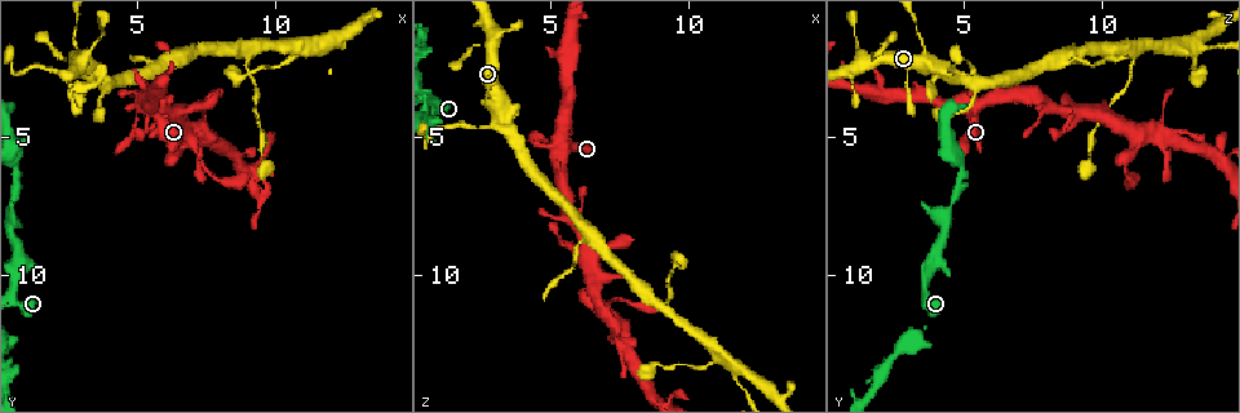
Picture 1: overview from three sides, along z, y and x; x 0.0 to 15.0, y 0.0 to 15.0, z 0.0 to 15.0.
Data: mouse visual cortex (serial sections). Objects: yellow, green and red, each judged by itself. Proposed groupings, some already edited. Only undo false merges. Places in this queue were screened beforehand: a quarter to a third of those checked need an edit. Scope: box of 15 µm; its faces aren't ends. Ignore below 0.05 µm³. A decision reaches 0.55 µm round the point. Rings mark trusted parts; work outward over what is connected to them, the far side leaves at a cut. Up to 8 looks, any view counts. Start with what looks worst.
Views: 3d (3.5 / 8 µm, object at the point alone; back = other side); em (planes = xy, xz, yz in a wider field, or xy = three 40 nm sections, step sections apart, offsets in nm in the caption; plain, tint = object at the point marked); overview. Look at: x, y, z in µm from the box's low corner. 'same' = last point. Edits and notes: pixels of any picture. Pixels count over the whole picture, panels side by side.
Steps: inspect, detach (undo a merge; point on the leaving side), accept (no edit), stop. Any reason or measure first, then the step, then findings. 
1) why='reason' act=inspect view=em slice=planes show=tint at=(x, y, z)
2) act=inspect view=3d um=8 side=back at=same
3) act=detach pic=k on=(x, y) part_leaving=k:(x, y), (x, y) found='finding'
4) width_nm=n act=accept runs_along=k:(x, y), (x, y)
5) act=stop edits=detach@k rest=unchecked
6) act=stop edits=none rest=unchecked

why='a fork' act=inspect view=3d um=3.5 at=(6.1, 2.2, 8.7)

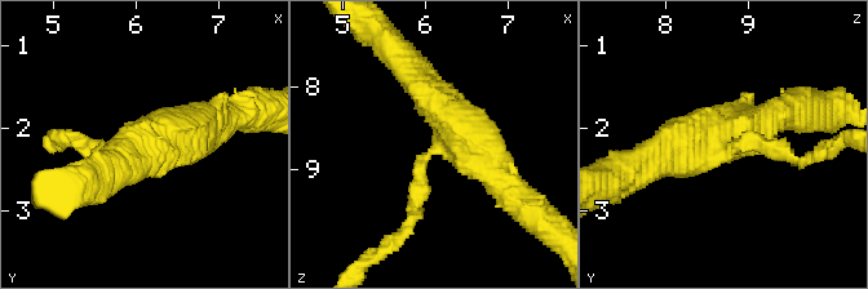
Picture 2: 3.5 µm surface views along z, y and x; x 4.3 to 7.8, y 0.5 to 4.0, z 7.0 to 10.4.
act=accept runs_along=2:(411, 71), (514, 196) found='all the same cell'

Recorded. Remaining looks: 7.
why='sharp bend' act=inspect view=3d um=3.5 at=(8.7, 1.8, 10.9)

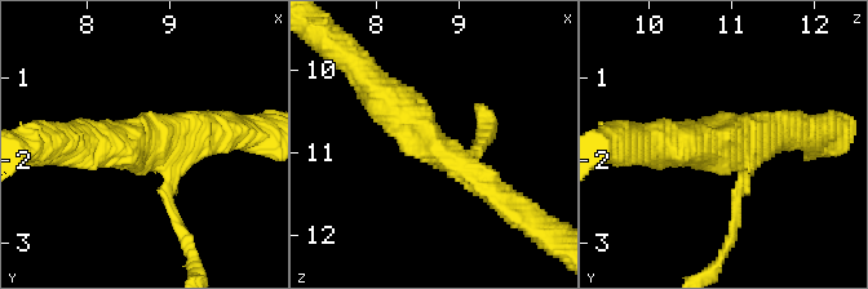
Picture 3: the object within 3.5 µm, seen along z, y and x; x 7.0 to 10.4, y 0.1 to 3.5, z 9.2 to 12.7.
why='shape alone is not enough' act=inspect view=em slice=xy step=3 show=tint at=(8.85, 1.75, 11.05)

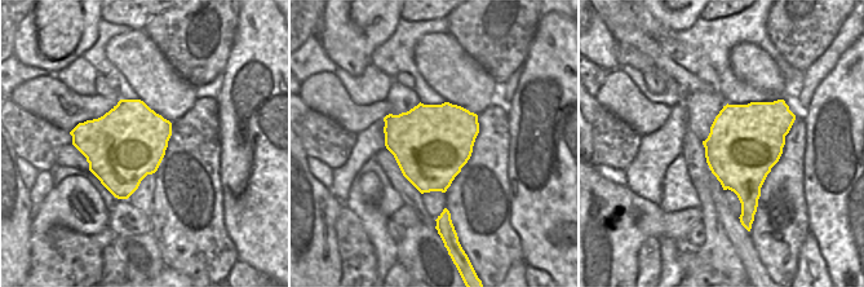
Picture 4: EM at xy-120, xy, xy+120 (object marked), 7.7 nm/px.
arm_widths_nm=100,350,500 act=accept found='all the same cell'

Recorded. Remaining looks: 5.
why='arms part here' act=inspect view=3d um=3.5 at=(11.7, 1.7, 13.6)

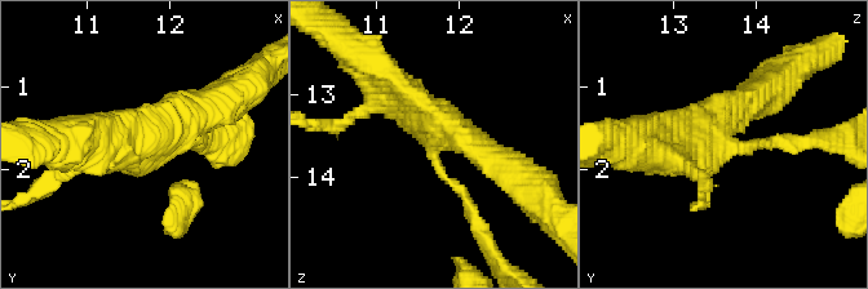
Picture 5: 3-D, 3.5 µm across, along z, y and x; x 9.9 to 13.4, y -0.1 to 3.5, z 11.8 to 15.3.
why='shape alone is not enough' act=inspect view=em slice=xy step=2 show=tint at=(11.70, 1.75, 13.55)

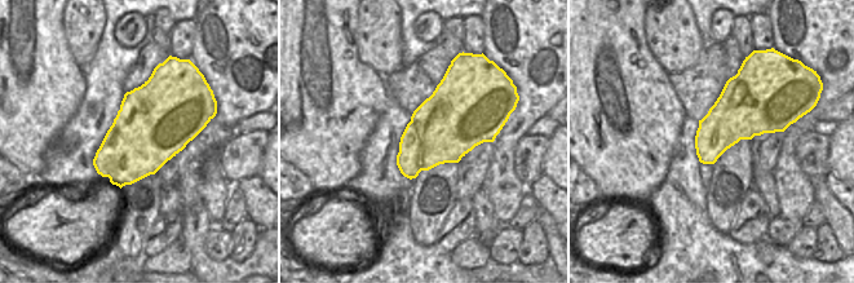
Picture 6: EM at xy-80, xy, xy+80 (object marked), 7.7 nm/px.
width_nm=550 act=accept runs_along=5:(377, 70), (508, 169) found='one cell here'

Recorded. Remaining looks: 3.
act=stop edits=none rest=unchecked

